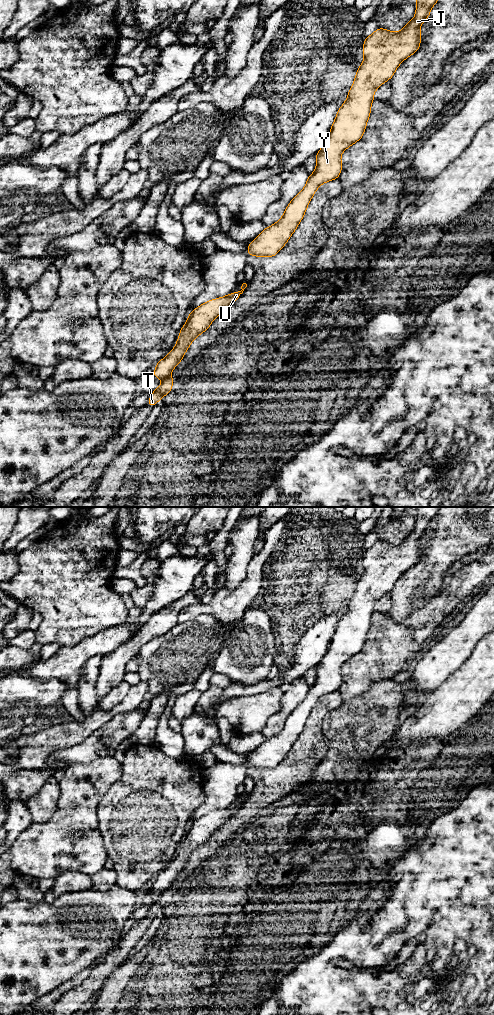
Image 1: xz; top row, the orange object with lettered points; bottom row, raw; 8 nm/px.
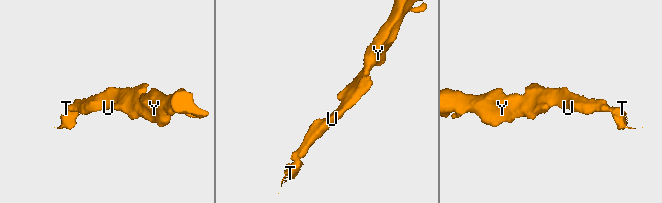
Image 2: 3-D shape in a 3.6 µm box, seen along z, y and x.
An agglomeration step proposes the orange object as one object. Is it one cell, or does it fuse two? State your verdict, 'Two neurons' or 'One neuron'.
Two neurons

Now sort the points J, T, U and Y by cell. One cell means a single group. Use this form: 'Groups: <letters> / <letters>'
Groups: J U Y / T

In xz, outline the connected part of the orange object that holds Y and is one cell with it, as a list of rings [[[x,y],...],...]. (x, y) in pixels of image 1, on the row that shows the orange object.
[[[417,0],[414,18],[407,22],[399,32],[391,32],[385,28],[378,28],[372,35],[366,36],[363,43],[364,61],[356,71],[354,82],[348,92],[348,97],[338,109],[335,120],[326,142],[316,153],[315,171],[308,176],[305,187],[290,201],[283,216],[272,226],[265,229],[249,243],[247,254],[256,257],[273,257],[285,246],[299,223],[303,219],[307,207],[316,190],[323,184],[338,179],[342,171],[341,155],[364,135],[371,113],[375,91],[386,81],[390,80],[399,65],[420,48],[420,27],[430,16],[430,11],[438,0]]]

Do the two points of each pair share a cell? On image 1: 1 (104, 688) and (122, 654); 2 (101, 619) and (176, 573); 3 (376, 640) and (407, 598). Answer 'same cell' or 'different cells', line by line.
1: same cell
2: different cells
3: different cells

